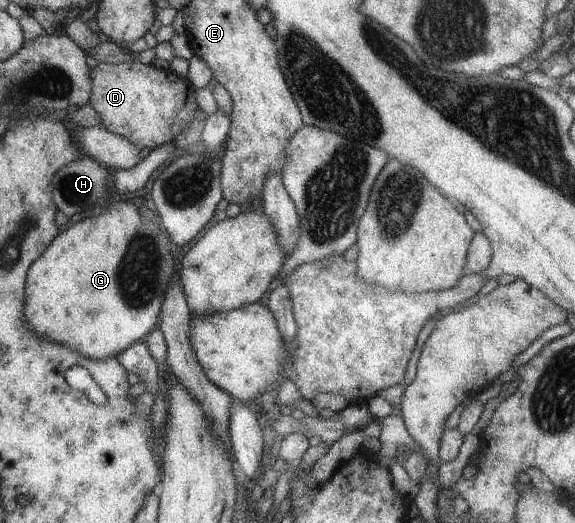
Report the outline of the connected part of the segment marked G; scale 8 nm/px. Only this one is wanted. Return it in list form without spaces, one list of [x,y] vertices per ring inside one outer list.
[[[110,197],[109,201],[101,205],[103,209],[100,213],[83,219],[62,231],[58,231],[50,239],[50,243],[46,245],[46,251],[30,265],[30,269],[26,273],[26,291],[24,291],[24,323],[26,323],[26,329],[30,329],[32,333],[36,333],[42,339],[48,339],[48,341],[58,343],[58,345],[66,345],[66,347],[70,347],[72,351],[76,351],[78,355],[82,355],[86,359],[116,358],[116,355],[122,349],[146,337],[153,330],[154,325],[157,324],[156,321],[158,321],[162,299],[166,295],[168,283],[175,280],[170,279],[172,277],[172,257],[174,257],[172,251],[174,251],[174,248],[166,233],[160,231],[156,223],[144,221],[140,217],[140,209],[123,200],[125,199],[121,197],[119,200],[116,200],[115,197]]]

